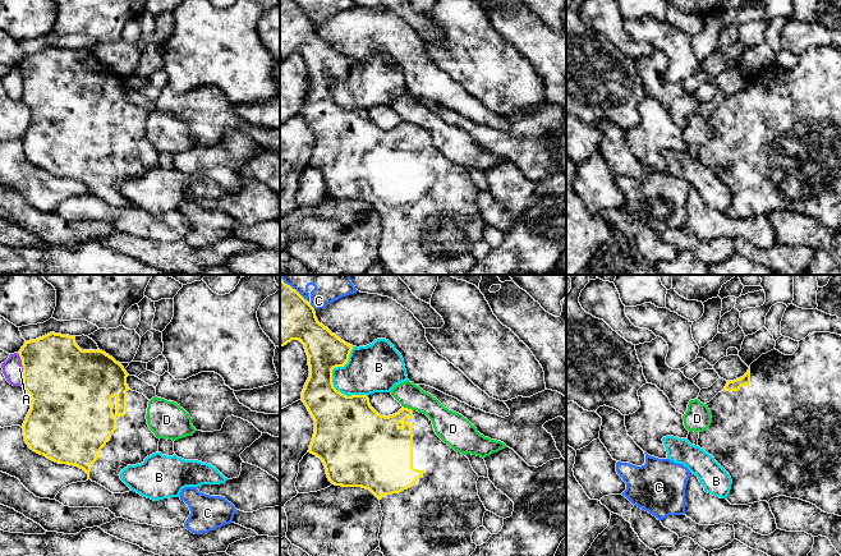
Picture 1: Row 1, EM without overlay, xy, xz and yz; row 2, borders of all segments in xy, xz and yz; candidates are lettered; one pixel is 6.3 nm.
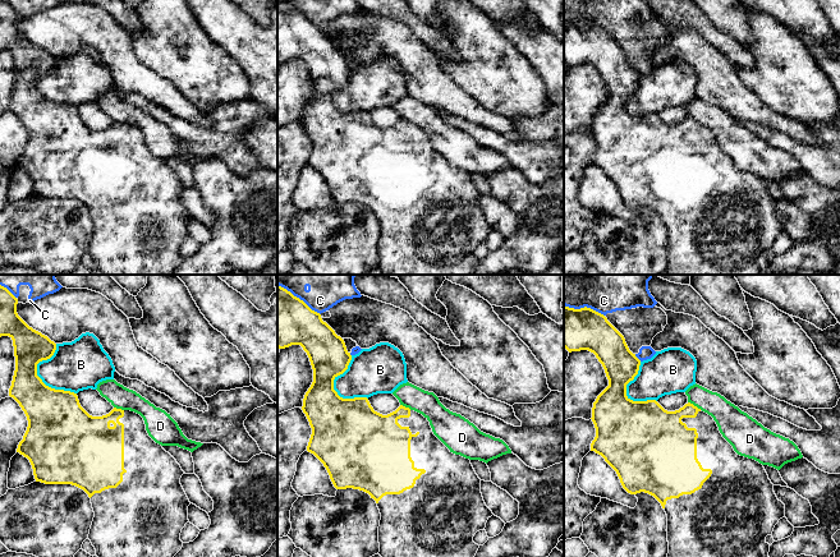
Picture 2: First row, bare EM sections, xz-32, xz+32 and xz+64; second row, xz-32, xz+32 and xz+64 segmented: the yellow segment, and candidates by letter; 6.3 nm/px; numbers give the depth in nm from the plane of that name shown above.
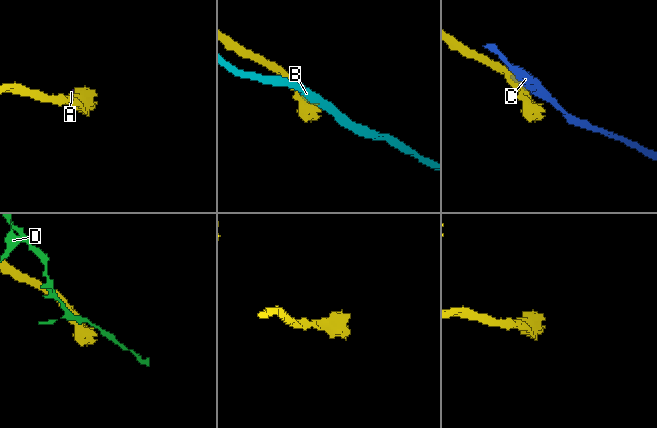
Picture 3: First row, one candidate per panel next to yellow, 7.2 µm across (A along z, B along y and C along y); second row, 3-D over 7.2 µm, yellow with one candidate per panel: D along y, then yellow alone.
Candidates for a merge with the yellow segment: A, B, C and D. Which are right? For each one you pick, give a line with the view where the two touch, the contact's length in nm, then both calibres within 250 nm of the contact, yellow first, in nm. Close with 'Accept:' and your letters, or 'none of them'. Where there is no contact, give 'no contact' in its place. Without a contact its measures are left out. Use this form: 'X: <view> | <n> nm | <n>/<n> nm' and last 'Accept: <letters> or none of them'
Accept: none of them

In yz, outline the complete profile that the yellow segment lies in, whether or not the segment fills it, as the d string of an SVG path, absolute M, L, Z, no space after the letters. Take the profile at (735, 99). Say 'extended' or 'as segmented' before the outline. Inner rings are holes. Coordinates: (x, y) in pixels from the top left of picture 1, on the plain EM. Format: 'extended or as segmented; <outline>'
extended; M814 46L799 55L792 69L776 63L762 68L743 91L727 95L707 120L712 137L699 146L698 160L730 188L732 198L726 213L731 219L786 210L841 230L841 49Z

